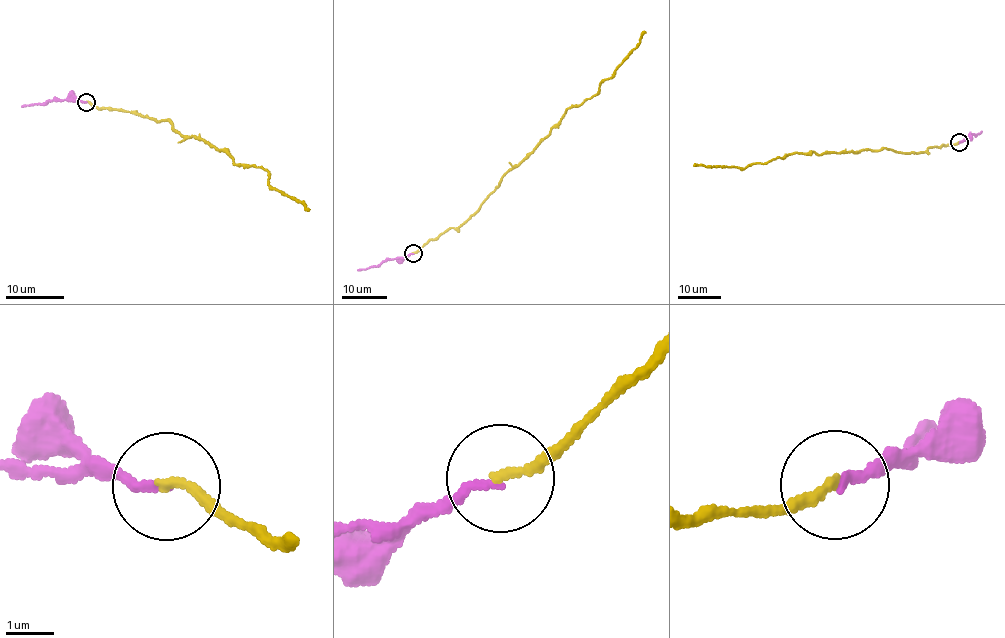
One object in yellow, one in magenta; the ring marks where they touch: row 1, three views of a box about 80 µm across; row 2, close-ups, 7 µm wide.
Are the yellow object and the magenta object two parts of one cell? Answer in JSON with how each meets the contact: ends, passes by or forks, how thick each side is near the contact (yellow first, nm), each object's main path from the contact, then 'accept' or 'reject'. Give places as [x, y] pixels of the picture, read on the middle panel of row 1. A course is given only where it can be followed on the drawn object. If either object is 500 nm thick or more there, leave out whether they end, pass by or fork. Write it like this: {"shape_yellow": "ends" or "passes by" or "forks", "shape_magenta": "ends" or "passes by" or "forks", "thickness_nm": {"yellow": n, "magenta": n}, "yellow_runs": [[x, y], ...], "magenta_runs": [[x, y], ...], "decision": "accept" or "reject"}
{"shape_yellow": "ends", "shape_magenta": "ends", "thickness_nm": {"yellow": 200, "magenta": 160}, "yellow_runs": [[413, 253], [464, 222], [501, 177], [548, 134], [565, 110], [596, 94], [599, 84], [636, 47], [645, 31]], "magenta_runs": [[413, 253], [403, 258], [386, 258], [376, 266], [357, 270]], "decision": "reject"}

